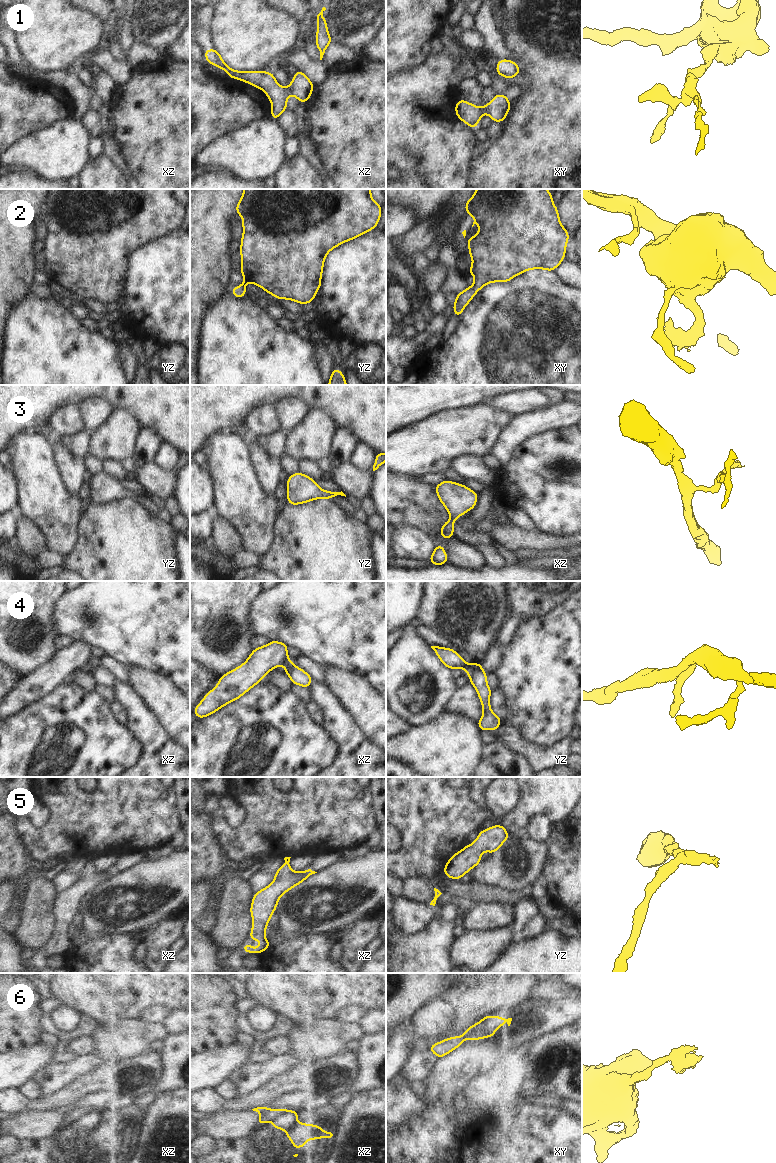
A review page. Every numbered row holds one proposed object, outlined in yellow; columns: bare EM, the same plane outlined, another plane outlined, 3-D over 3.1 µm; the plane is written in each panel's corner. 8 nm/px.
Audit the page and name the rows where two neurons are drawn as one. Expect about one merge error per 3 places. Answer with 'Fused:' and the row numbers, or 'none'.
Fused: 1, 4, 6

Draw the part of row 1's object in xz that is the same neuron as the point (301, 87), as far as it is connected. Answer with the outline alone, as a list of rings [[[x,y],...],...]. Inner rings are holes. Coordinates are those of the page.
[[[297,70],[289,85],[289,91],[299,100],[299,103],[305,103],[310,99],[314,87],[304,72]]]

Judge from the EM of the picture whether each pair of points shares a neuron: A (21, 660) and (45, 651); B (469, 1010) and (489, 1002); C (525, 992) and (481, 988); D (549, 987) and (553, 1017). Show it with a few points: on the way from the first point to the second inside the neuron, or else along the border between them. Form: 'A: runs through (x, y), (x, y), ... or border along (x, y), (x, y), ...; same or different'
A: runs through (27, 656), (39, 651); same
B: runs through (474, 1005), (477, 1002), (484, 1002); same
C: runs through (514, 992), (492, 992); same
D: border along (571, 998), (562, 998), (542, 1005); different

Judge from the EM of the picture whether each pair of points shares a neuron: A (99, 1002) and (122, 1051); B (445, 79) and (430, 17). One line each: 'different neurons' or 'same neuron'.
A: different neurons
B: different neurons

